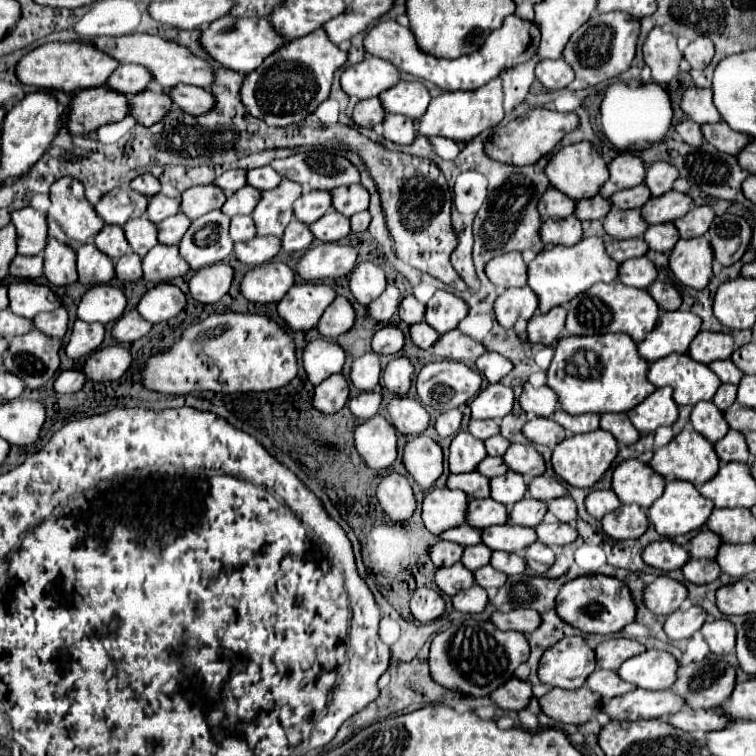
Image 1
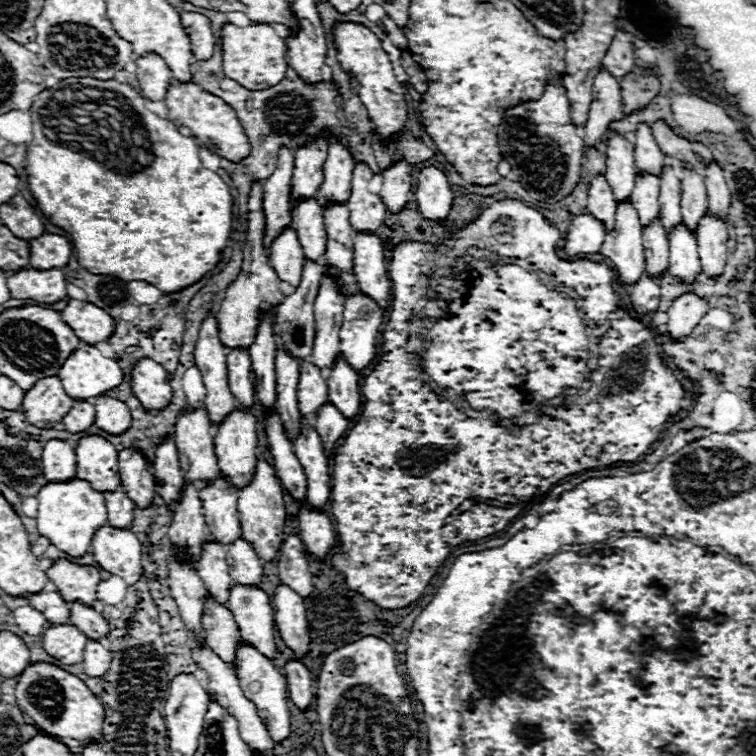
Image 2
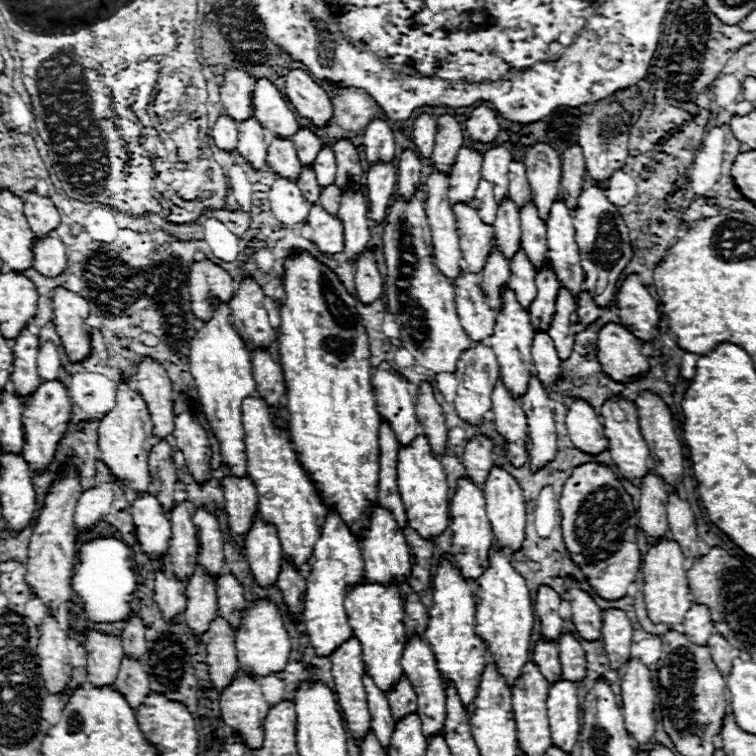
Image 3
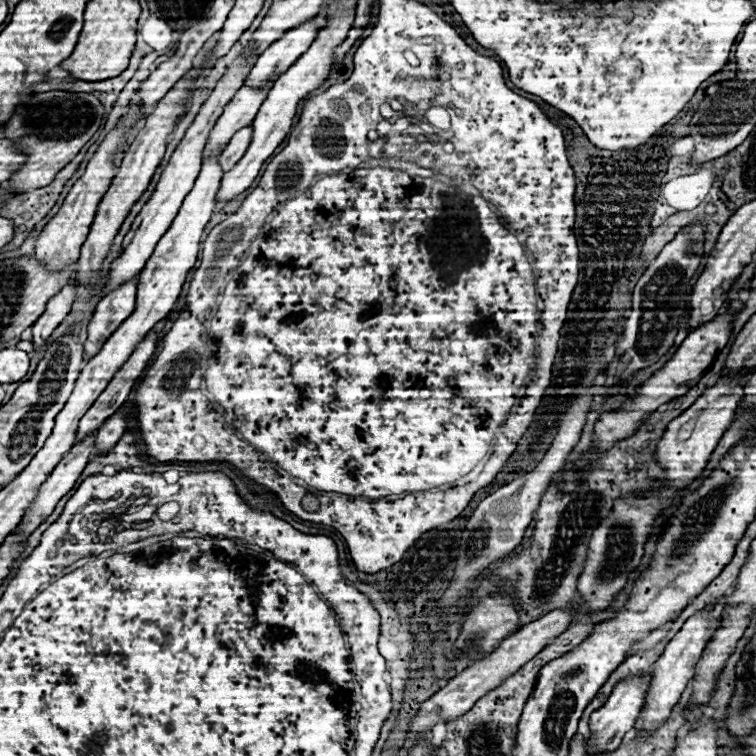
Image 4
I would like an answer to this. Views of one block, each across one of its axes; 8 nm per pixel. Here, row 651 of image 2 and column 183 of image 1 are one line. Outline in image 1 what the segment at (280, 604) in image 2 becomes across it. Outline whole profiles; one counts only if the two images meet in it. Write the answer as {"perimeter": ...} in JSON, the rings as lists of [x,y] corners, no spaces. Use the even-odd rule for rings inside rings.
{"perimeter":[[[156,284],[138,302],[138,312],[152,324],[178,316],[186,306],[186,294],[174,284]]]}

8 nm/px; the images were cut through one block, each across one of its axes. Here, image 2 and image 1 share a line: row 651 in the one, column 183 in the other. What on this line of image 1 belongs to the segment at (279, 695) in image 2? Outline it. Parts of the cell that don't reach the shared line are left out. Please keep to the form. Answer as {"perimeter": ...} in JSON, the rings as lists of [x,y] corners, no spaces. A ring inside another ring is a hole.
{"perimeter":[[[222,210],[208,212],[194,220],[180,242],[180,254],[192,270],[216,264],[230,256],[234,242],[228,236],[230,218]]]}

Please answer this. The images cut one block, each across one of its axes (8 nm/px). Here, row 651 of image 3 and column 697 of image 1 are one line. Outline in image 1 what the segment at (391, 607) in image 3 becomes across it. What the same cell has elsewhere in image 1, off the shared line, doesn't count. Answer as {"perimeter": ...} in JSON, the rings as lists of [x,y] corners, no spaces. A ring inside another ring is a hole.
{"perimeter":[[[670,354],[664,356],[662,360],[656,360],[654,364],[650,364],[648,376],[654,386],[672,386],[676,404],[690,404],[690,406],[694,406],[700,400],[712,400],[722,384],[706,364],[692,360],[688,354]]]}

